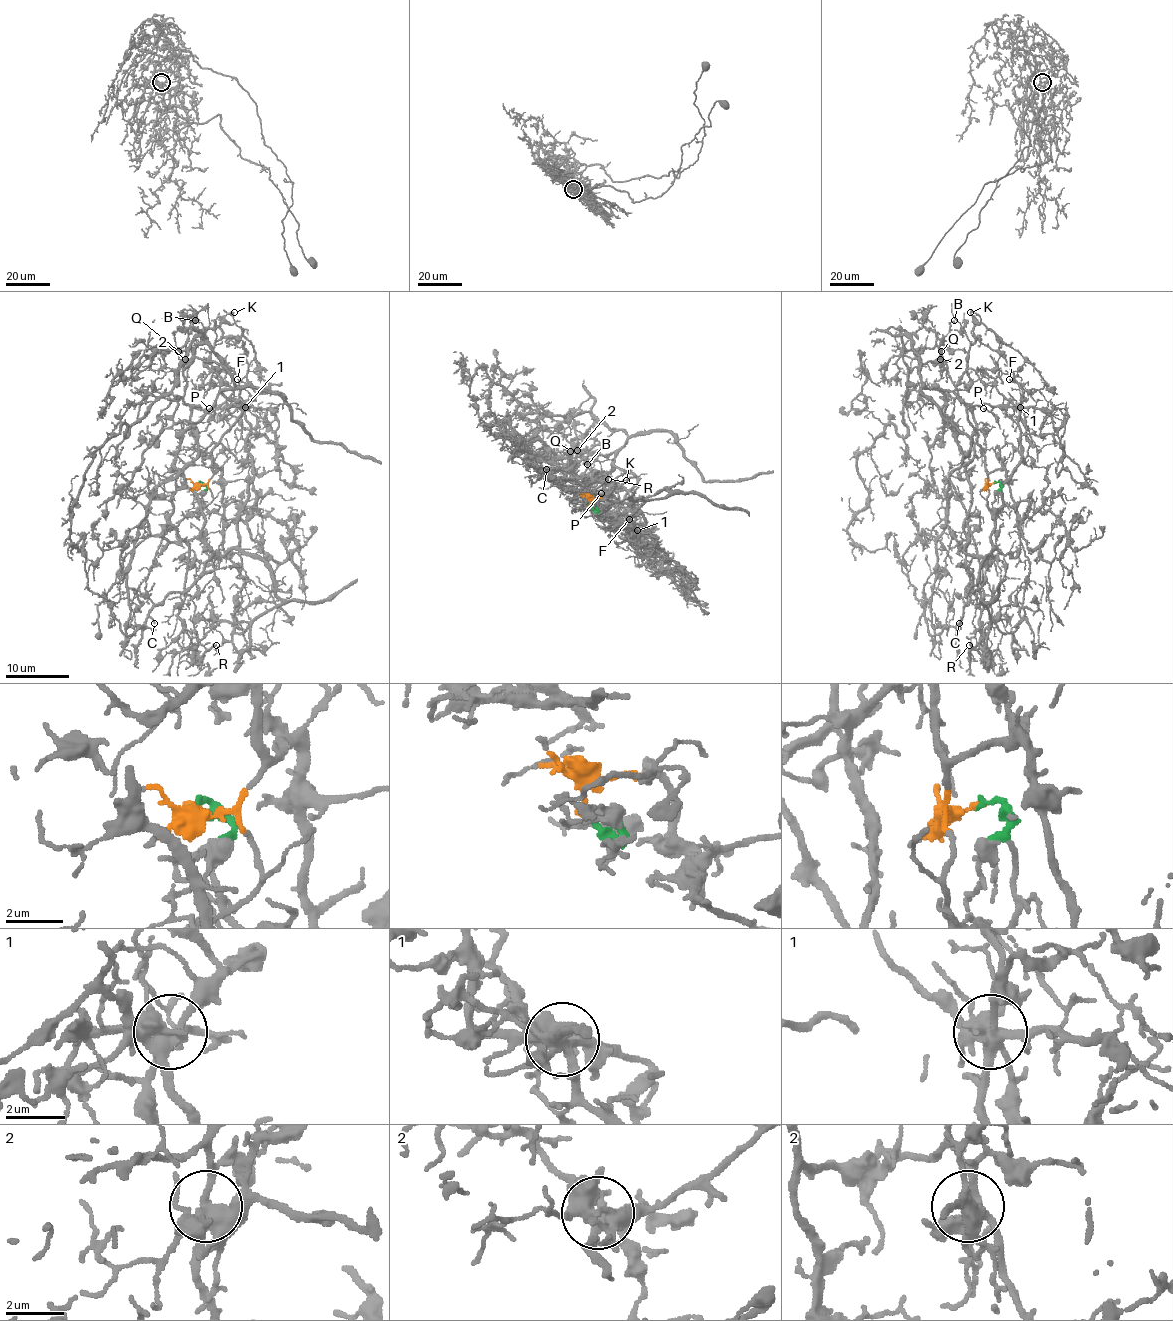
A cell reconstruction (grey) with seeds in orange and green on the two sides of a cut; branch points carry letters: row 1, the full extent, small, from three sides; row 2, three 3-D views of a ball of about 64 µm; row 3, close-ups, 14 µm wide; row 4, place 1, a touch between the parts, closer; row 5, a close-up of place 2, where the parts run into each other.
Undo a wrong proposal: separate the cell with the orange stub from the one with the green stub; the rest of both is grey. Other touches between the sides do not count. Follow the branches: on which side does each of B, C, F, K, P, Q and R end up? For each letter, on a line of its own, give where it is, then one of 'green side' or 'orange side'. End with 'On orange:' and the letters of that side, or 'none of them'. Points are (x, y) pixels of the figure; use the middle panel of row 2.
B: (587, 464) | orange side
C: (546, 469) | green side
F: (629, 519) | green side
K: (626, 480) | orange side
P: (601, 493) | orange side
Q: (570, 451) | orange side
R: (608, 479) | green side
On orange: B, K, P, Q

